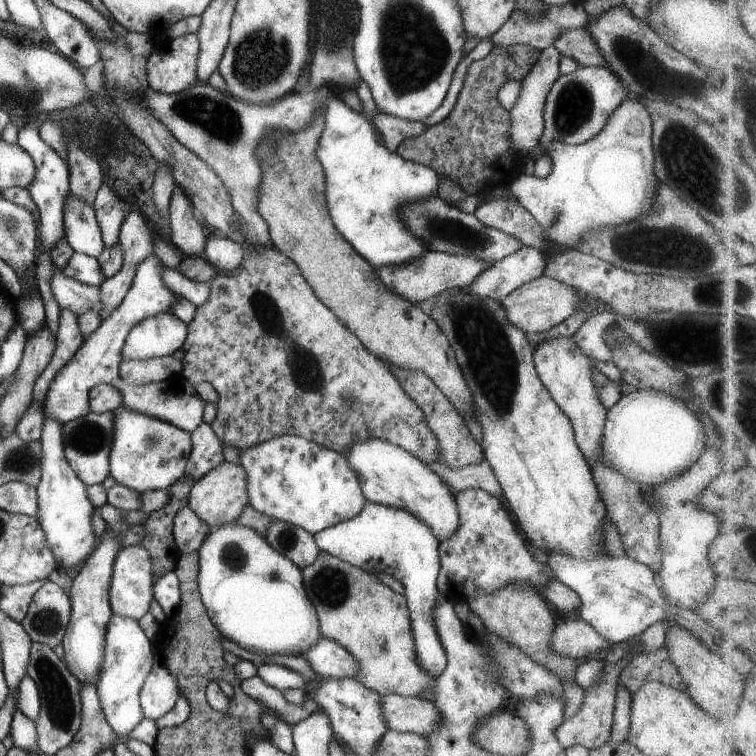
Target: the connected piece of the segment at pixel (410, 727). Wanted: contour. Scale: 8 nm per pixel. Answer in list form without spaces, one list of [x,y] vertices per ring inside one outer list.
[[[384,694],[379,706],[385,728],[389,731],[415,733],[427,738],[439,726],[439,710],[419,697]]]

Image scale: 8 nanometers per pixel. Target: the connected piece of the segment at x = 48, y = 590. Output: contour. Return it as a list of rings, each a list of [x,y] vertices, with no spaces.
[[[47,580],[35,590],[27,606],[27,612],[24,618],[18,623],[32,642],[53,649],[54,646],[57,646],[62,641],[66,626],[68,625],[70,610],[70,598],[65,594],[65,590],[62,590],[57,584]]]

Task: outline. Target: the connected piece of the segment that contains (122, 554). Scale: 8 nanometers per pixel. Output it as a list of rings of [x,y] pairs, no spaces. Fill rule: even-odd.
[[[140,544],[129,545],[119,550],[113,560],[113,572],[111,572],[110,580],[108,601],[112,614],[137,620],[148,612],[155,578],[151,572],[151,558],[143,546]]]

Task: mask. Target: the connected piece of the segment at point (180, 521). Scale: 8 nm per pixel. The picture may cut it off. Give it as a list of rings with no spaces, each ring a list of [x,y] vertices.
[[[187,505],[177,510],[172,520],[173,540],[181,555],[197,551],[210,530]]]

